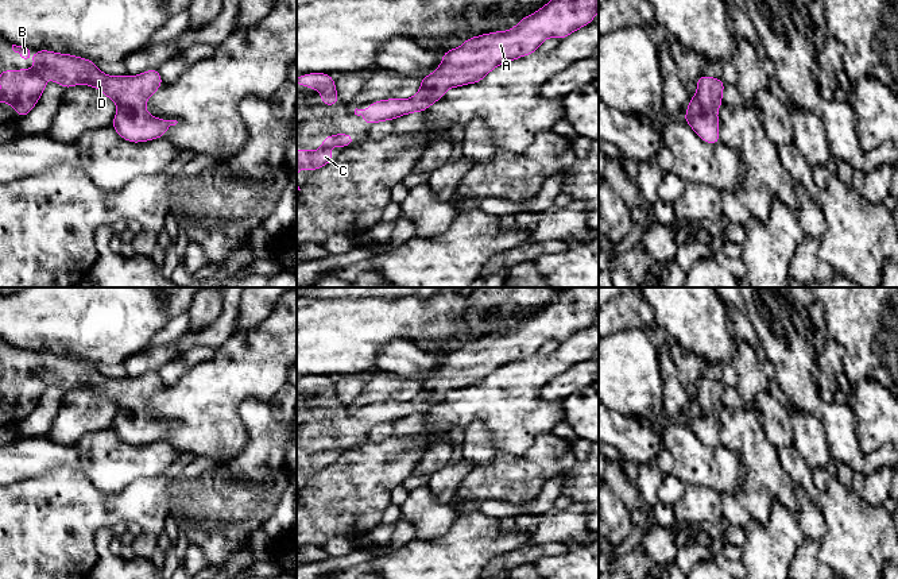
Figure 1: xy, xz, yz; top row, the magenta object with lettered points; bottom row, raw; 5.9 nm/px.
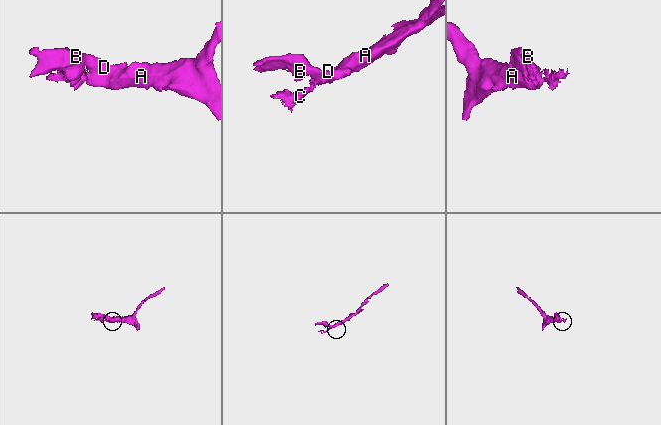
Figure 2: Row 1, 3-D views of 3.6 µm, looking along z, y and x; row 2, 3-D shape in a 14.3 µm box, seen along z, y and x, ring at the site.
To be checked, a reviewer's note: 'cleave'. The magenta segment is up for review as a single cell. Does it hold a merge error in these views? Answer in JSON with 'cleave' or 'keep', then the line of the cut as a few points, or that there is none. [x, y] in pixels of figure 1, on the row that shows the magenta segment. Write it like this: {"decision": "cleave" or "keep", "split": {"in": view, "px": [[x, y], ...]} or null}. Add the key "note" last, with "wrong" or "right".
{"decision": "keep", "split": null, "note": "wrong"}

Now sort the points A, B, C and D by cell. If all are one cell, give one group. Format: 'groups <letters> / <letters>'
groups A B C D

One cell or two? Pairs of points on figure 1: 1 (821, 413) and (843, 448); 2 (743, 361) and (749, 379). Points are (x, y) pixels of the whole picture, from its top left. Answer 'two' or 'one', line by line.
1: one
2: one

